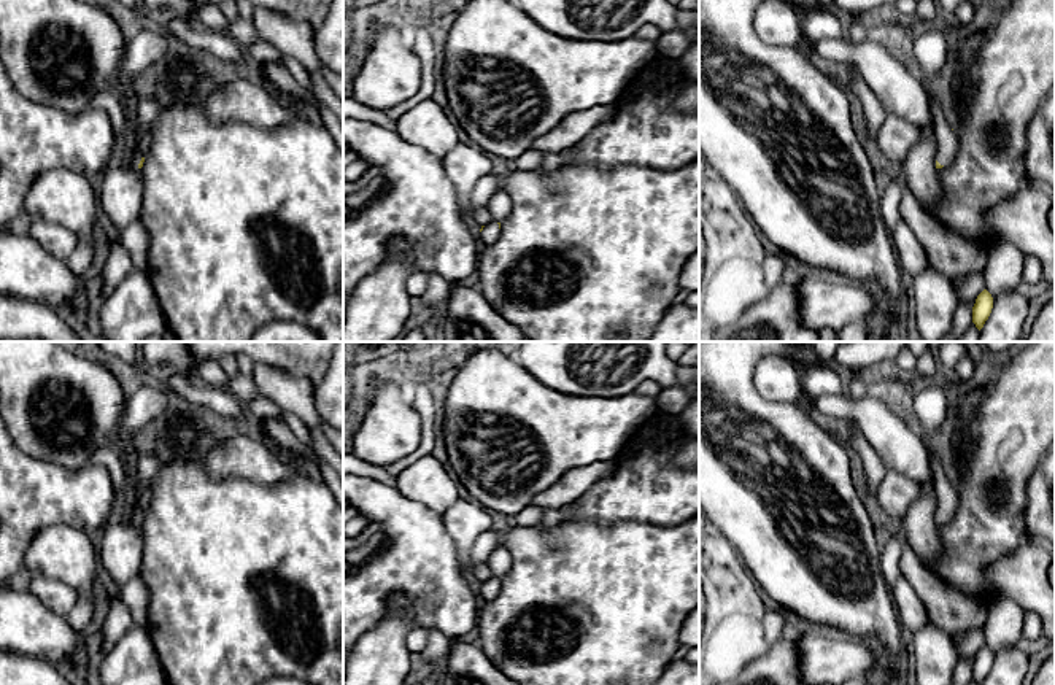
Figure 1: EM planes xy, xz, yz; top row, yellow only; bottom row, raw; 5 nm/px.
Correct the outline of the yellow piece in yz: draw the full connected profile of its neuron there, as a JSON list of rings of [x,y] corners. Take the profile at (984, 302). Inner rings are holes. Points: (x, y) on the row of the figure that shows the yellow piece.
[[[984,289],[977,296],[976,304],[972,307],[972,323],[979,331],[984,327],[985,321],[988,319],[991,308],[993,308],[993,297],[987,289]]]

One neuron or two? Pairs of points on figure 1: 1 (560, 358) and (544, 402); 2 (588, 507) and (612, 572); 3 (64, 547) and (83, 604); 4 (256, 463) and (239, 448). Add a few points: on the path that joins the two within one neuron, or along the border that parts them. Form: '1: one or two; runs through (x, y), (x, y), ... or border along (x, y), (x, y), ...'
1: two; border along (520, 364), (542, 383), (558, 391), (587, 396)
2: two; border along (631, 522), (609, 525), (563, 522), (556, 526)
3: one; runs through (75, 561), (80, 569), (83, 590)
4: one; runs through (251, 460), (243, 453)

